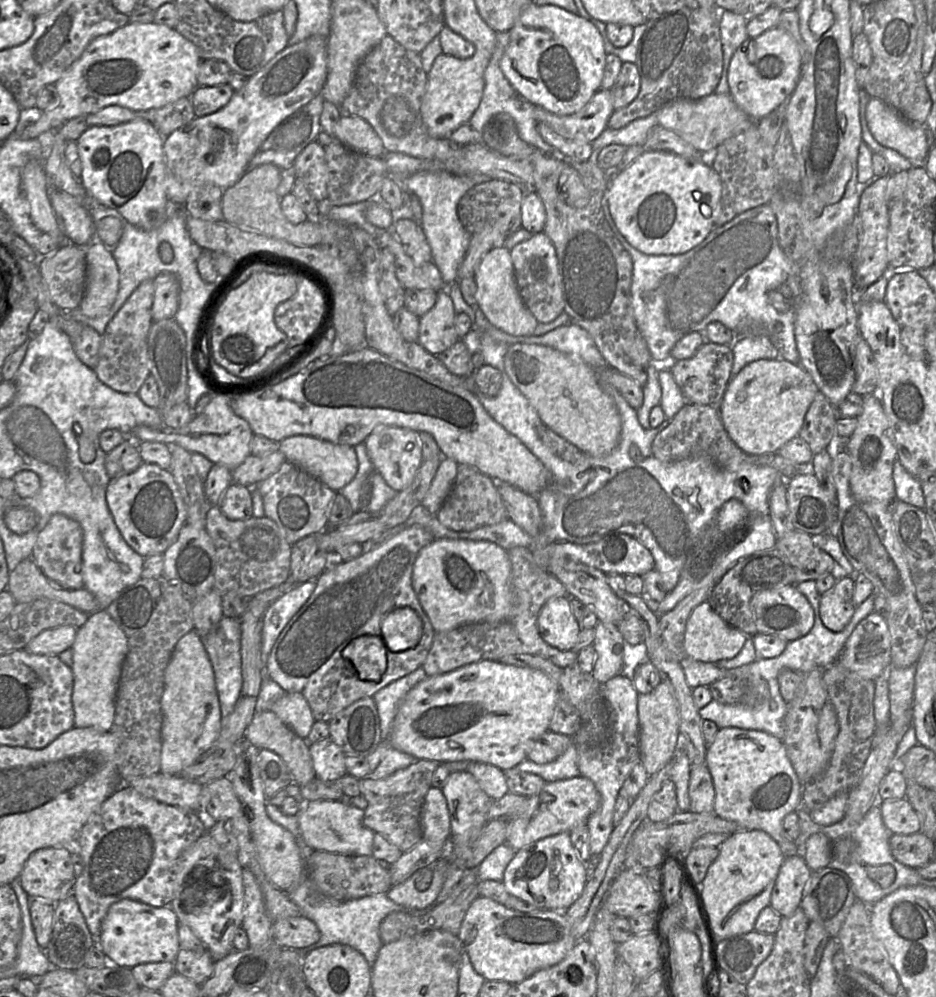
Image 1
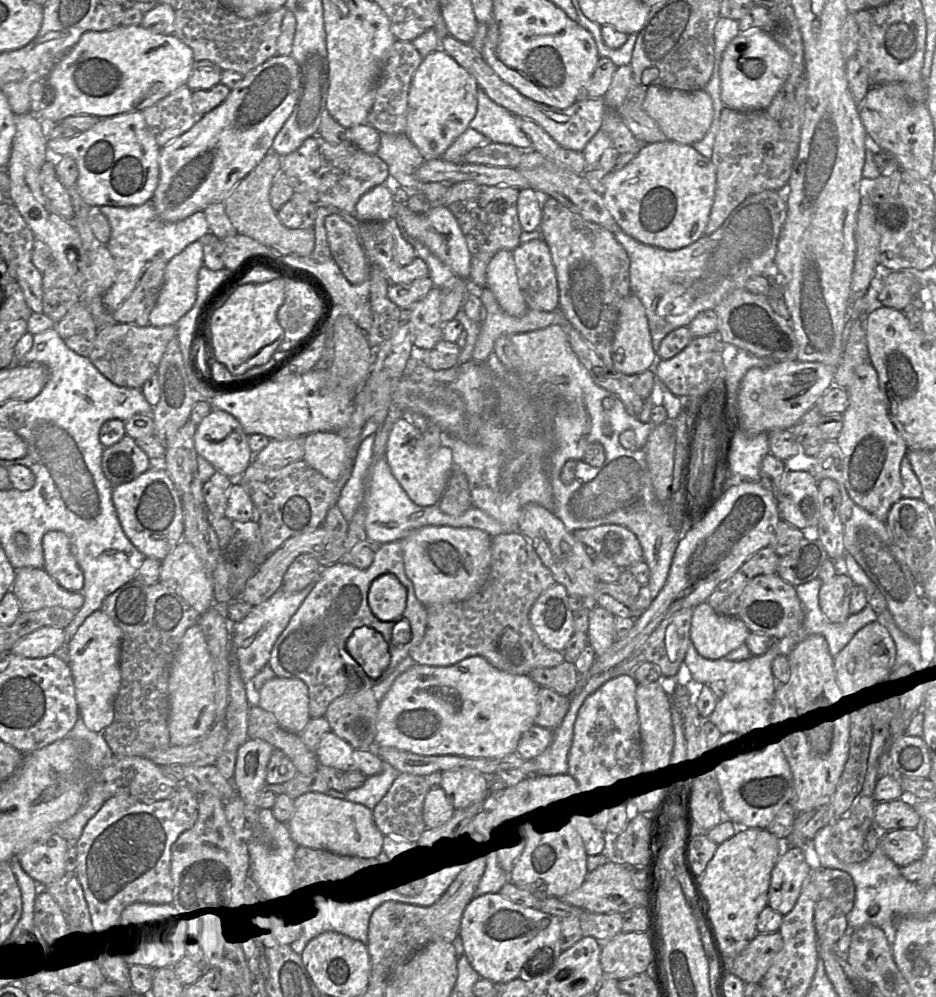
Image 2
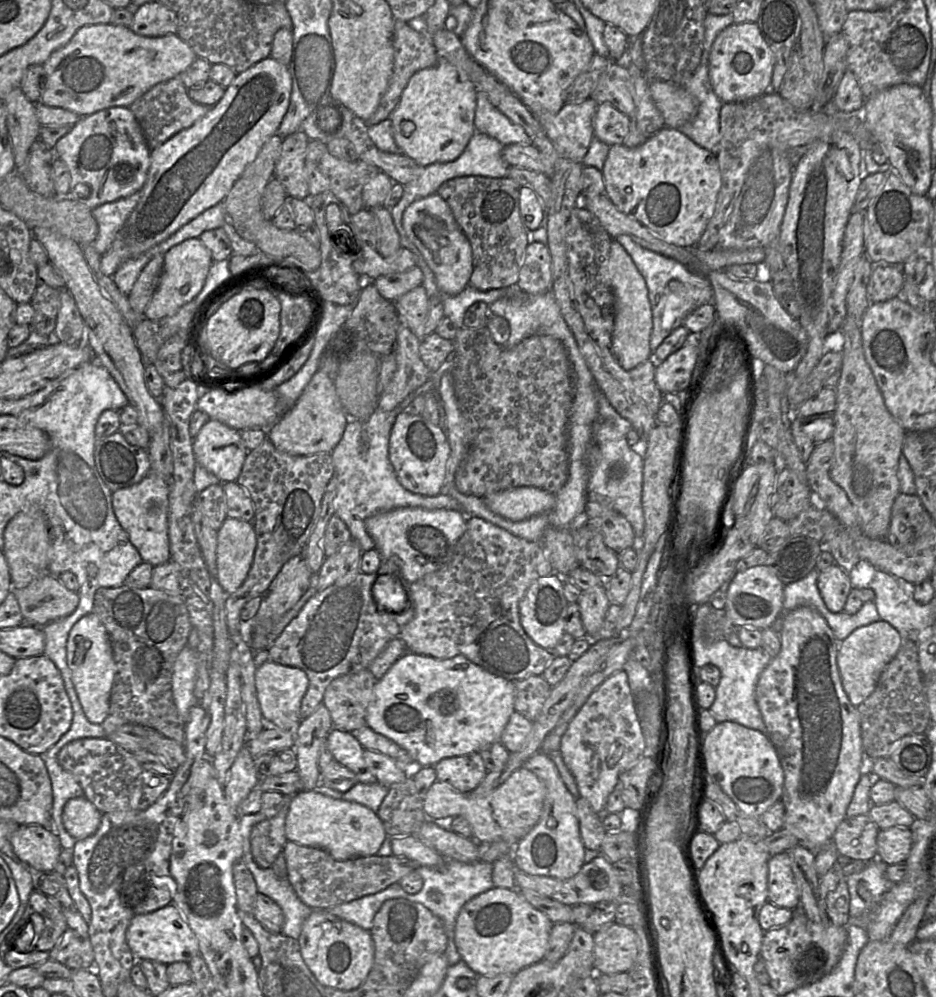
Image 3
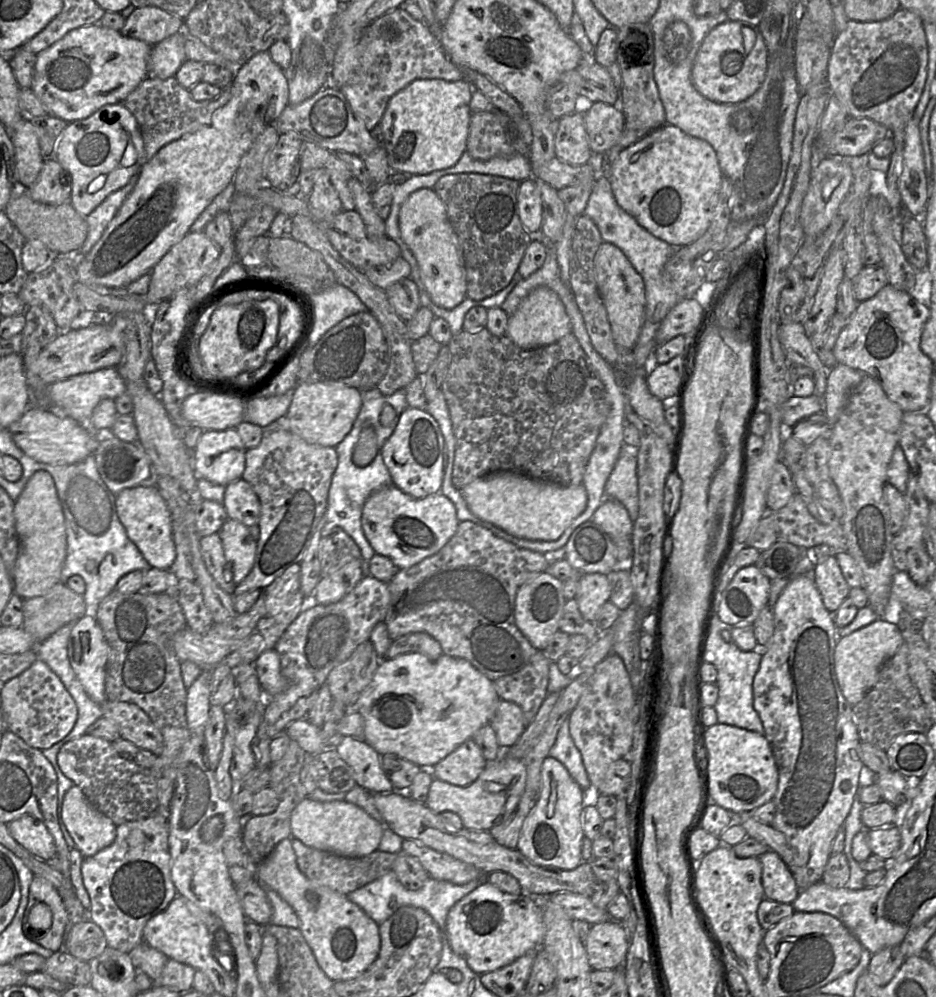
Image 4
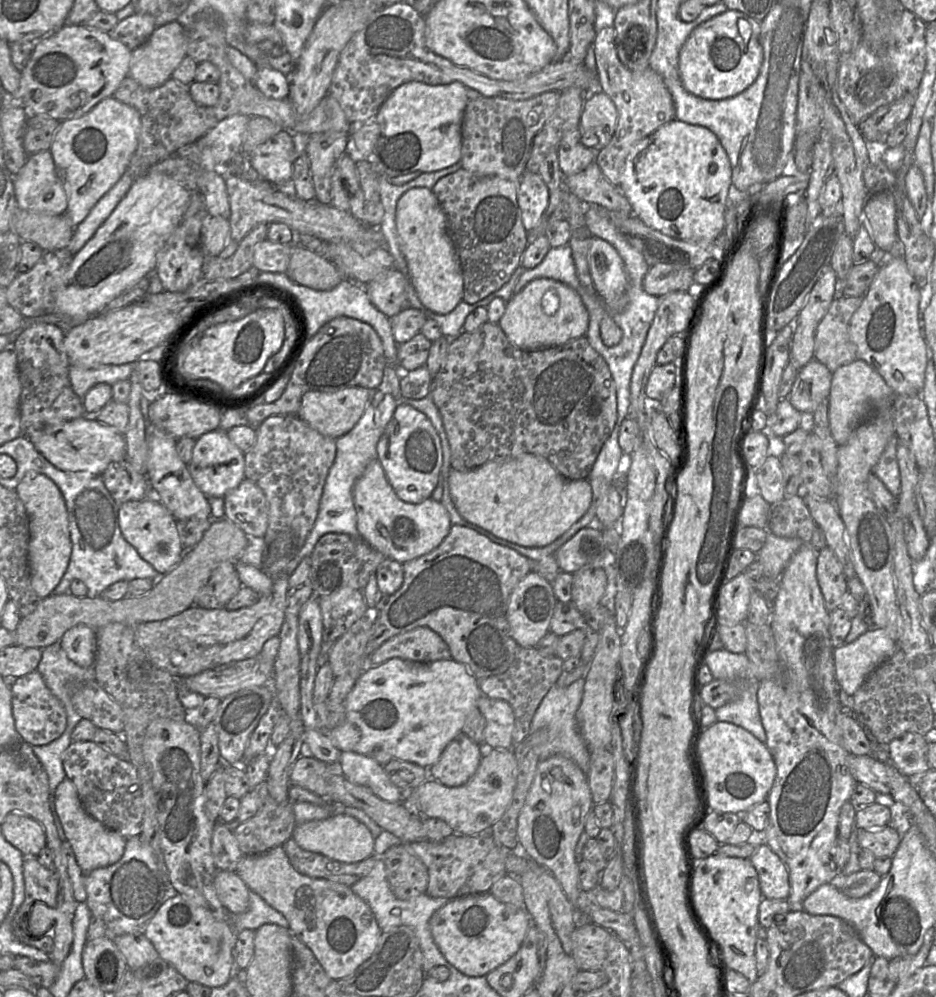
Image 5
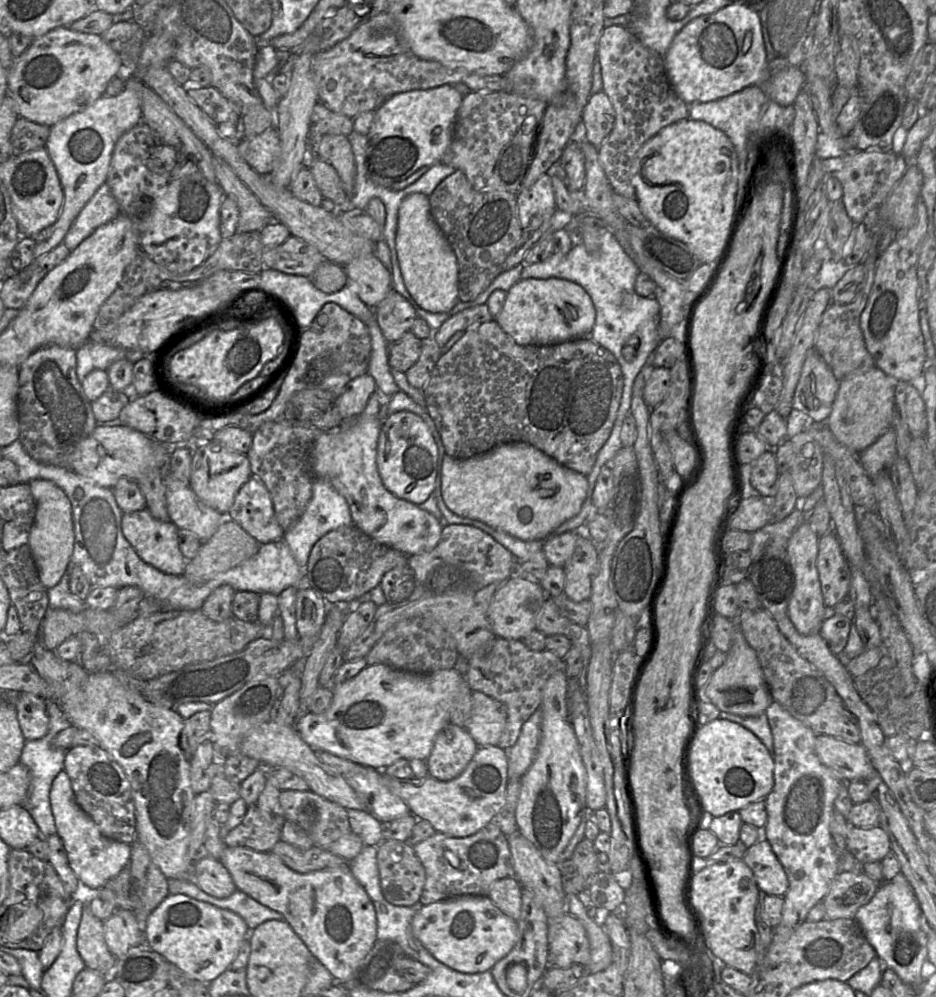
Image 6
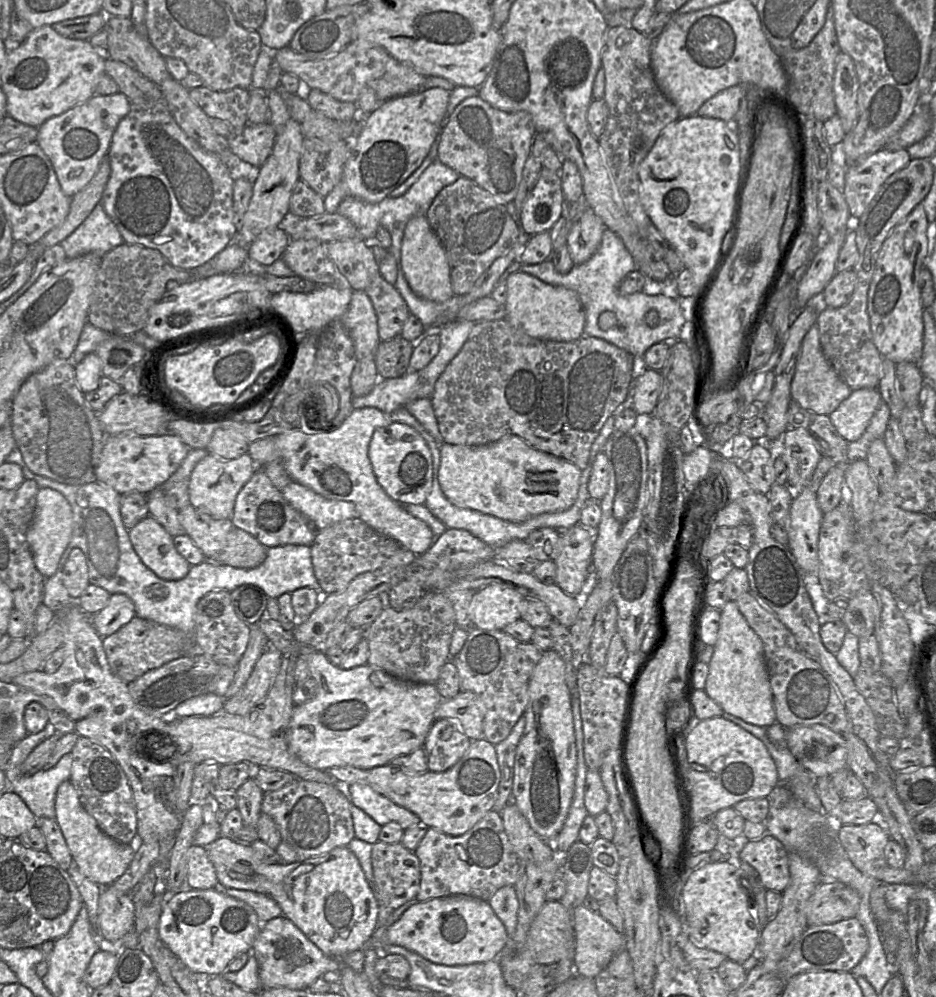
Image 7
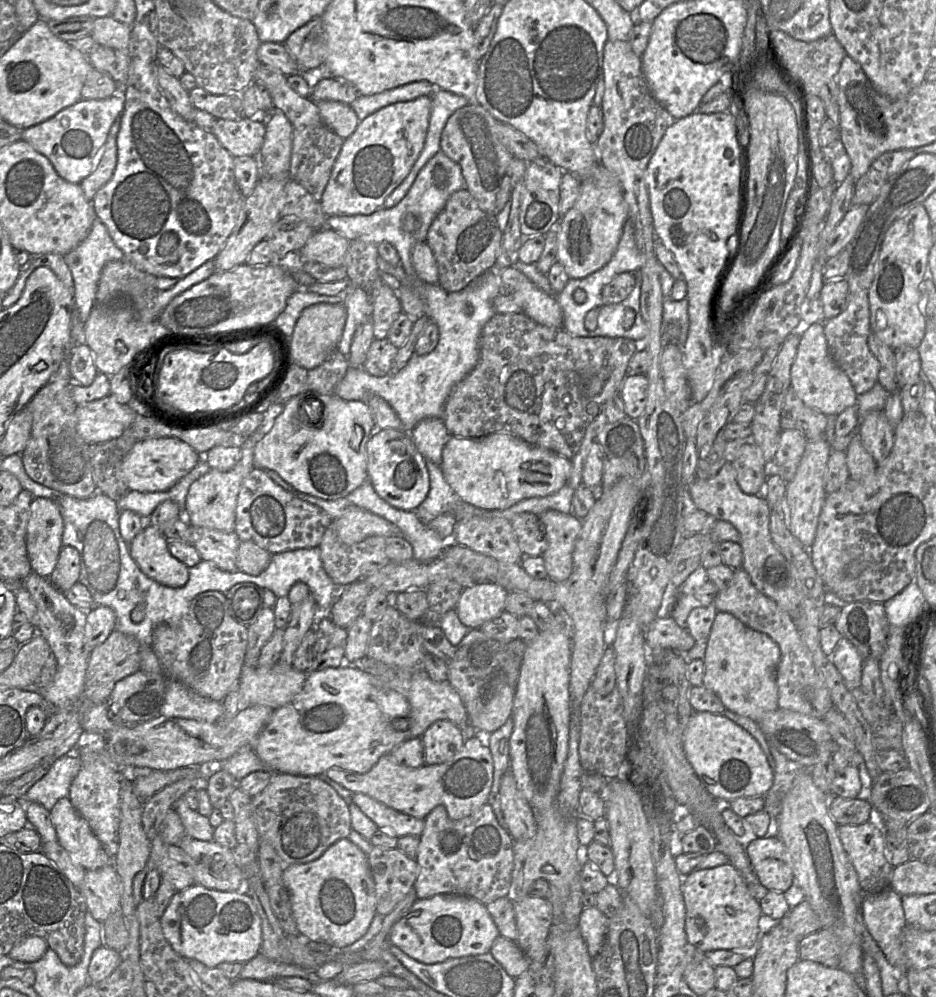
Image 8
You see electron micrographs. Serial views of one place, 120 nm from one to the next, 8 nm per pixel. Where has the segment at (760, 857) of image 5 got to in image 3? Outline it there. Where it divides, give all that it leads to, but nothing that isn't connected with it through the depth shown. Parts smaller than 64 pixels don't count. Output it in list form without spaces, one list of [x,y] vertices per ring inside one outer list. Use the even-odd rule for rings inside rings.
[[[788,852],[772,855],[768,862],[768,901],[791,910],[801,908]]]

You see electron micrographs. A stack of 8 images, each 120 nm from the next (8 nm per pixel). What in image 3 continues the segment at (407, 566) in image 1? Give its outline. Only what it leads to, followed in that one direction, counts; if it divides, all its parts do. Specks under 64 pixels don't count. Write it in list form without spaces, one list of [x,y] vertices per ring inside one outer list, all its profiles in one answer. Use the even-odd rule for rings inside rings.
[[[382,558],[377,572],[371,574],[358,572],[355,578],[349,582],[336,582],[328,588],[316,592],[268,650],[270,660],[284,666],[300,668],[307,674],[309,685],[301,702],[302,720],[313,714],[317,707],[323,703],[326,688],[335,678],[355,673],[360,668],[370,665],[385,648],[385,645],[393,639],[399,638],[404,626],[413,618],[414,605],[411,600],[409,601],[408,594],[407,606],[403,611],[391,613],[378,610],[373,599],[372,587],[378,576],[383,574],[399,577],[405,590],[408,589],[409,583],[401,576],[398,566],[392,561]]]

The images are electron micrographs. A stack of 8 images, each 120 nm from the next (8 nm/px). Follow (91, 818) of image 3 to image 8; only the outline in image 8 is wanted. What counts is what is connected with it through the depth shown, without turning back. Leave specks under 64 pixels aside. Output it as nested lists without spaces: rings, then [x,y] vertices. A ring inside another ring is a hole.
[[[69,797],[60,798],[50,811],[51,822],[59,844],[69,853],[72,861],[86,870],[95,870],[113,864],[102,844],[94,835],[87,821],[76,811]]]

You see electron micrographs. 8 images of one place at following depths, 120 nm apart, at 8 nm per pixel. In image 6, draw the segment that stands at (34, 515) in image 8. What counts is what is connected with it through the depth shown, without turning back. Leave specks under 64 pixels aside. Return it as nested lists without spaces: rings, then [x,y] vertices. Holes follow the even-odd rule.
[[[35,479],[29,482],[36,502],[35,521],[30,531],[29,545],[43,586],[48,590],[64,575],[74,549],[72,507],[65,492],[54,482]]]

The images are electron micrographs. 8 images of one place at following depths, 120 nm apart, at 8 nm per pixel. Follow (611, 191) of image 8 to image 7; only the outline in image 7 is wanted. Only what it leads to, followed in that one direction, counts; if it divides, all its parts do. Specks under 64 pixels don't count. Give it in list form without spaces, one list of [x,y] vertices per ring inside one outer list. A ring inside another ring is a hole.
[[[586,206],[577,220],[572,221],[567,236],[568,247],[574,265],[588,261],[597,251],[606,226],[588,206]]]

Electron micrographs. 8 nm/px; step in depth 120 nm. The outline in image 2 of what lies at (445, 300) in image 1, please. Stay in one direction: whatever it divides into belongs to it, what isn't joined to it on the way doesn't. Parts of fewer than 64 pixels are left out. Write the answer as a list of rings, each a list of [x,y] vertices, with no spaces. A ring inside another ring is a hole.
[[[433,287],[422,300],[404,312],[411,323],[412,342],[418,349],[429,351],[443,339],[440,305],[441,288]]]

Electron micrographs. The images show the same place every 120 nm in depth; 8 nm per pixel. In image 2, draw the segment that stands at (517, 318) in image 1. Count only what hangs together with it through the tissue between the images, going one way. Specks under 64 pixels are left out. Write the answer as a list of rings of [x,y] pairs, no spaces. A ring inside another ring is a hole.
[[[500,250],[492,257],[486,269],[485,285],[507,314],[521,317],[529,310],[518,284],[511,251]]]

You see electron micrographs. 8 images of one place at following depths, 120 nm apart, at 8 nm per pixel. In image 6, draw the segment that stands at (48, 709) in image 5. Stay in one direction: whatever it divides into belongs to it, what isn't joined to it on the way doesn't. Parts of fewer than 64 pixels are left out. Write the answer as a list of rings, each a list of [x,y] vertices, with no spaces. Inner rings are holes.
[[[19,693],[15,701],[17,719],[26,741],[43,738],[49,728],[47,702],[31,693]]]

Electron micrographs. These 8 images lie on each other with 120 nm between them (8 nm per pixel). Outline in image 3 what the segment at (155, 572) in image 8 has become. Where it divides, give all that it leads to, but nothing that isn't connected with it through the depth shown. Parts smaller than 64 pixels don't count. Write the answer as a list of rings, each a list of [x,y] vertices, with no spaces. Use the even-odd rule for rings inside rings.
[[[149,472],[139,483],[112,492],[113,510],[142,560],[153,567],[171,560],[168,536],[169,483]]]

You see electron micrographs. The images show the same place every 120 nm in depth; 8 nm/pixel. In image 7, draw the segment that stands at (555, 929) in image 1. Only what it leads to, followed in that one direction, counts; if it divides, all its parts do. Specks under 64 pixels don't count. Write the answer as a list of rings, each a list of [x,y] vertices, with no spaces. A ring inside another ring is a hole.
[[[449,896],[415,902],[391,927],[384,932],[384,944],[402,946],[423,958],[441,965],[456,966],[484,963],[498,959],[501,951],[510,943],[510,937],[502,921],[488,901],[470,896]]]

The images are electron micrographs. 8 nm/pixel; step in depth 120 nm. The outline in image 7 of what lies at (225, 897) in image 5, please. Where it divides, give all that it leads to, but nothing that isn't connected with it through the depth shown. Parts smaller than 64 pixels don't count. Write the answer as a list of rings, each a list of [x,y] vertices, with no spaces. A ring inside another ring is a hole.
[[[192,845],[187,851],[187,863],[189,888],[207,890],[214,889],[219,885],[216,870],[204,847]]]

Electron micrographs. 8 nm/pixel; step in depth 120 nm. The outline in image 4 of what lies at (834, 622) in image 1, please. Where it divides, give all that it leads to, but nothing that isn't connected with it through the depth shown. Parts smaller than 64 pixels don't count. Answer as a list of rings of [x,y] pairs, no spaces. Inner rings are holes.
[[[833,554],[813,568],[813,579],[829,612],[836,612],[849,596],[846,582],[836,556]]]

